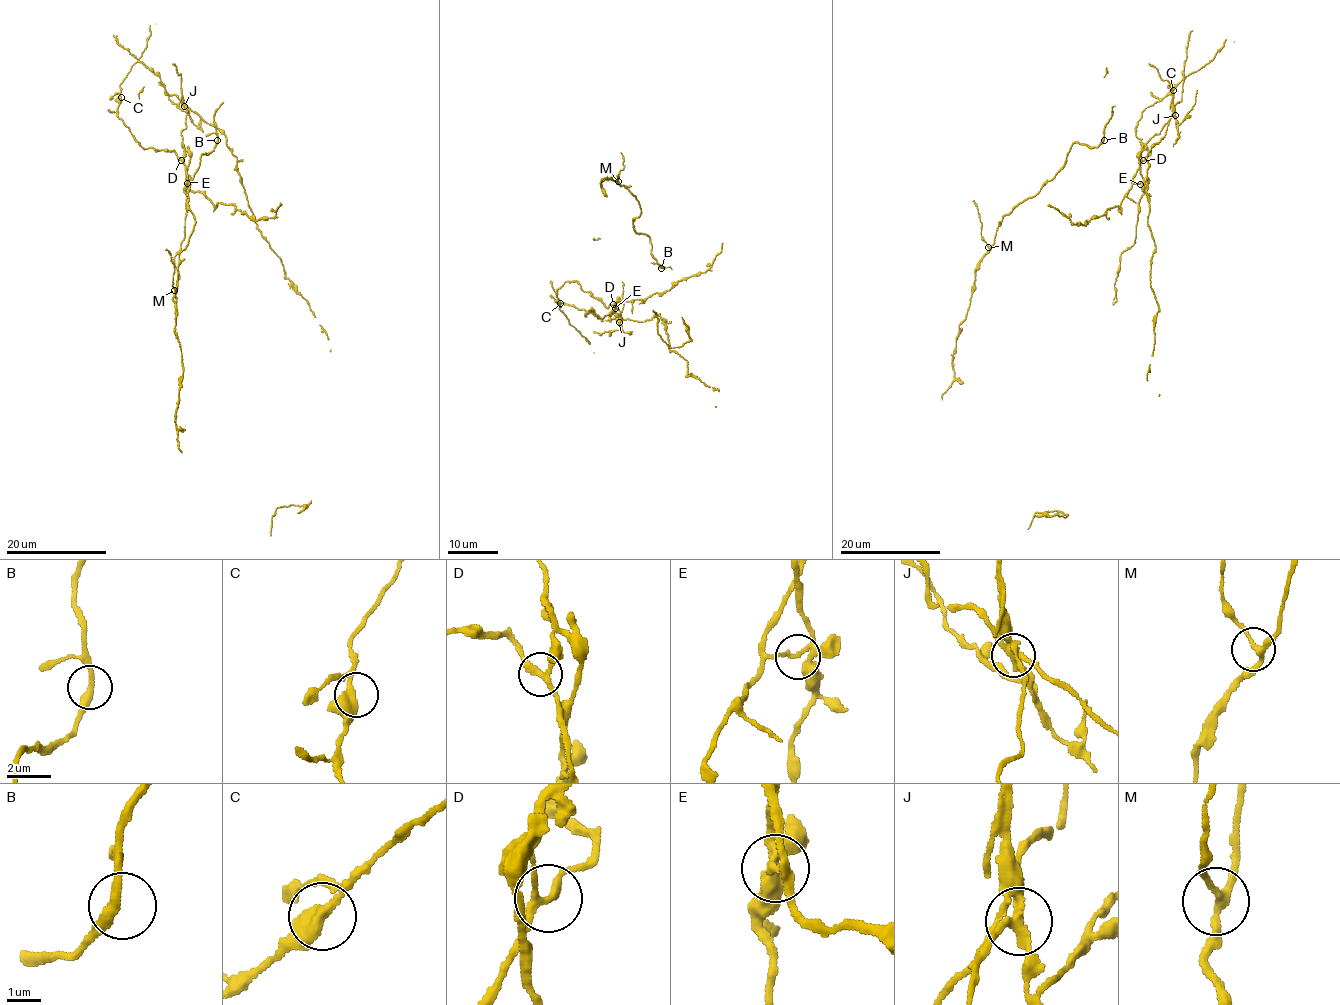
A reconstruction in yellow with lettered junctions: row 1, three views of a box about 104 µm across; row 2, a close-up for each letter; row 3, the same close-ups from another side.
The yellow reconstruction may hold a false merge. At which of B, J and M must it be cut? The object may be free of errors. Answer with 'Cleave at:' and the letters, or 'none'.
Cleave at: J

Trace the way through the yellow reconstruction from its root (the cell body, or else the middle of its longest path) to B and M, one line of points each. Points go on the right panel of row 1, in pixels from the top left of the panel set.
B: (1035, 194), (1063, 165), (1074, 143), (1094, 147), (1104, 140)
M: (1035, 194), (1024, 199), (1004, 216), (994, 242), (988, 247)

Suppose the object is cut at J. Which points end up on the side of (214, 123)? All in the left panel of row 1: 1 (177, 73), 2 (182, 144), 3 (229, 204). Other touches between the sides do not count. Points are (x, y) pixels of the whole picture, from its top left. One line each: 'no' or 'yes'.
1: no
2: no
3: no

